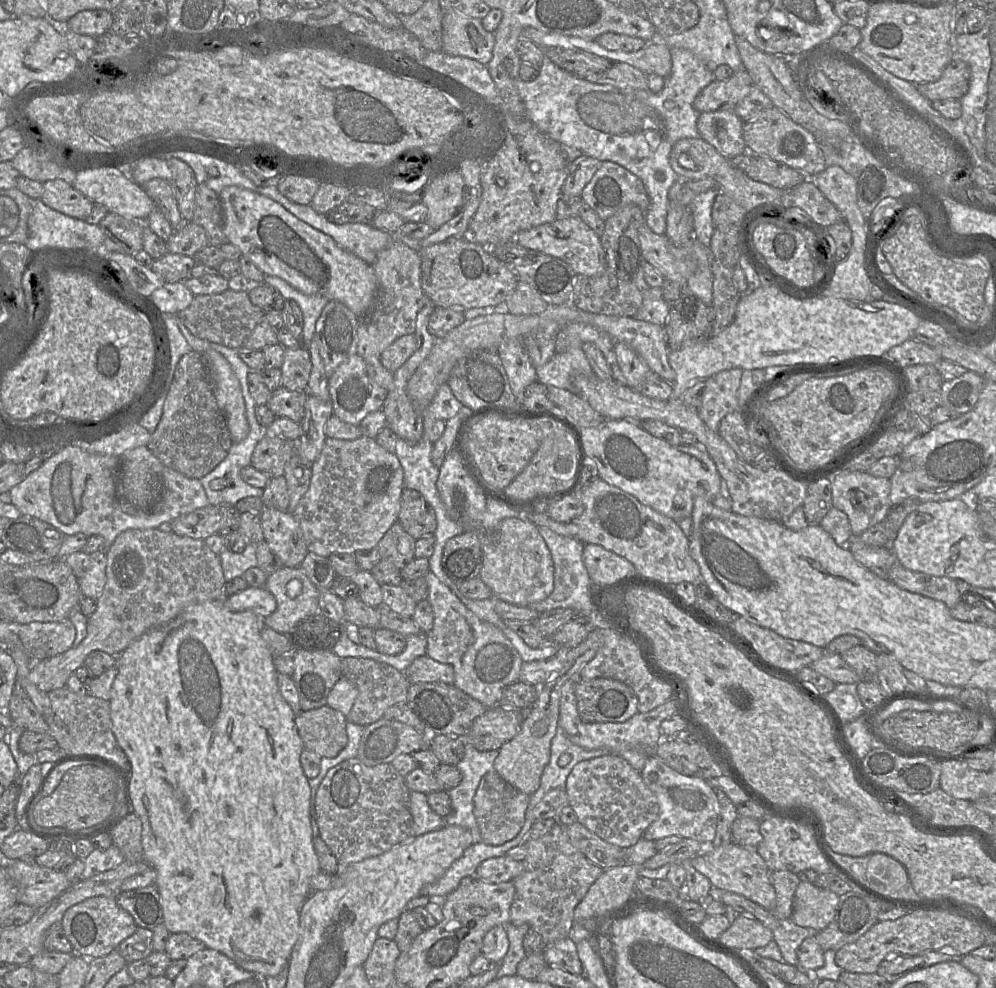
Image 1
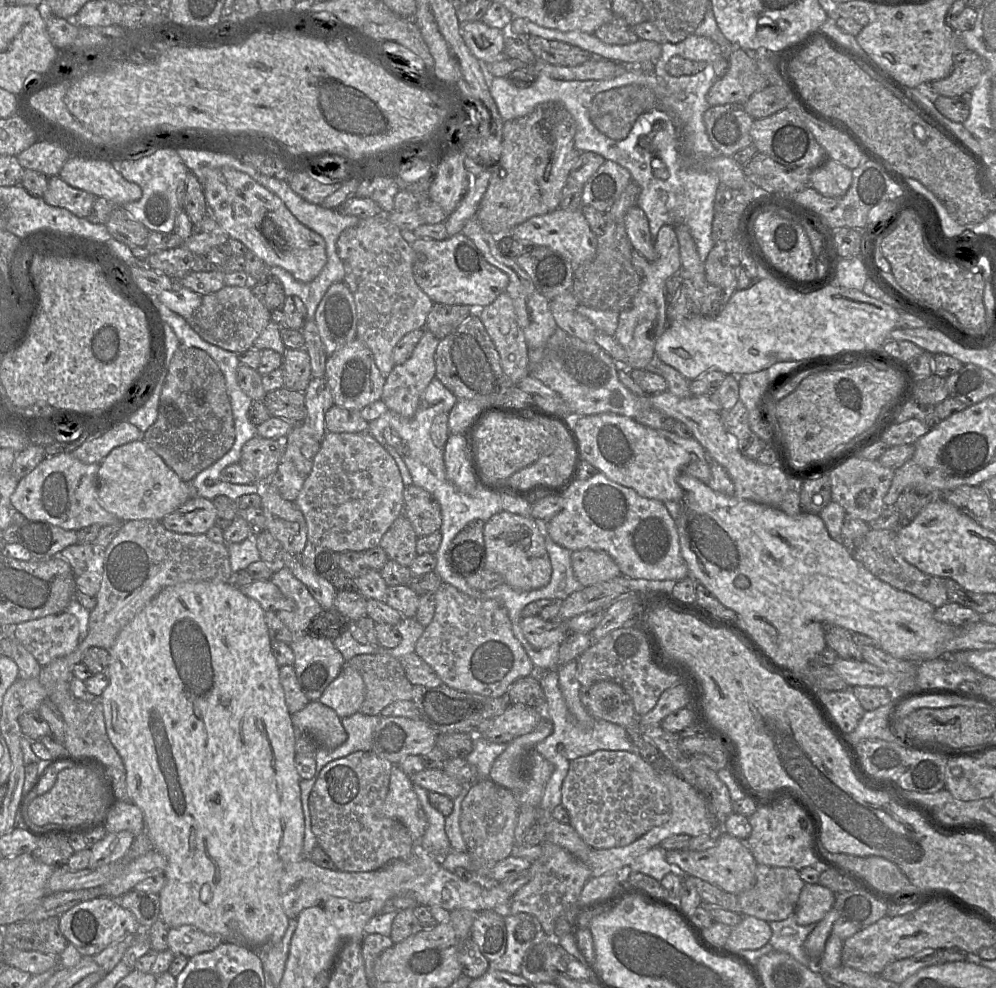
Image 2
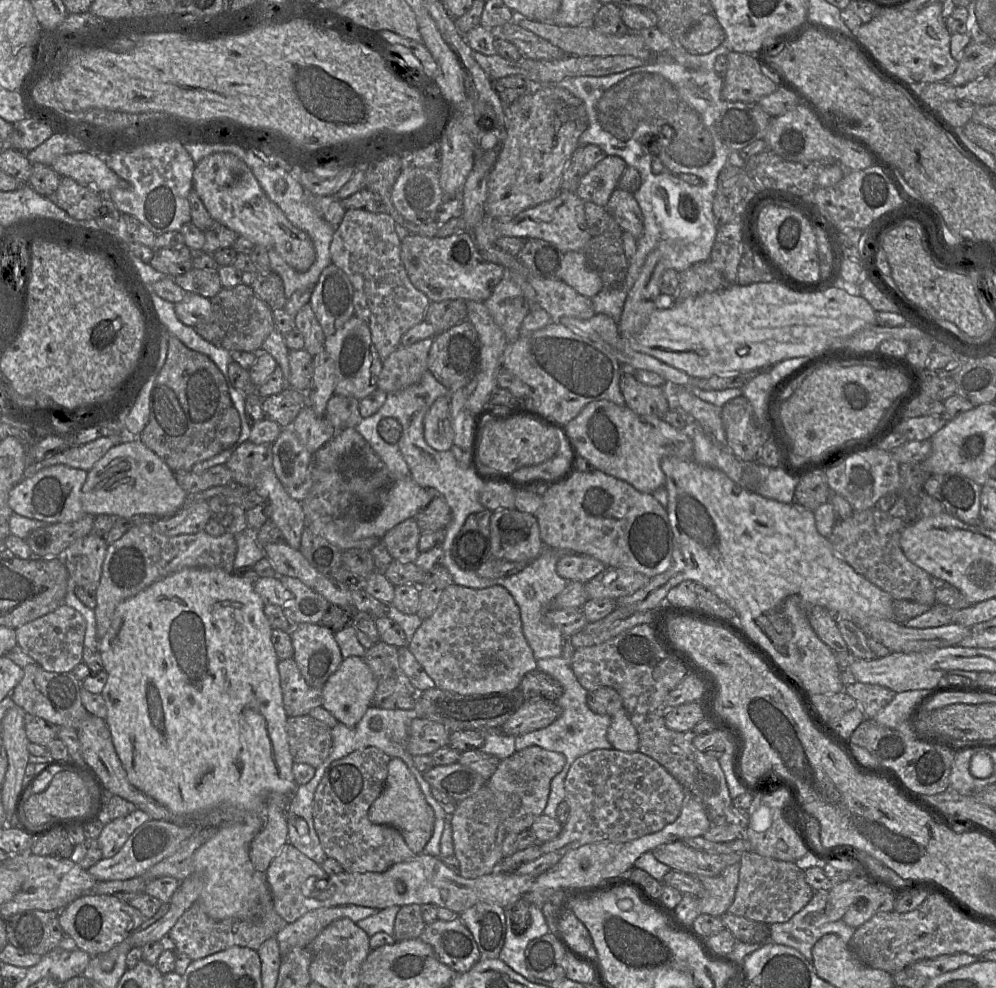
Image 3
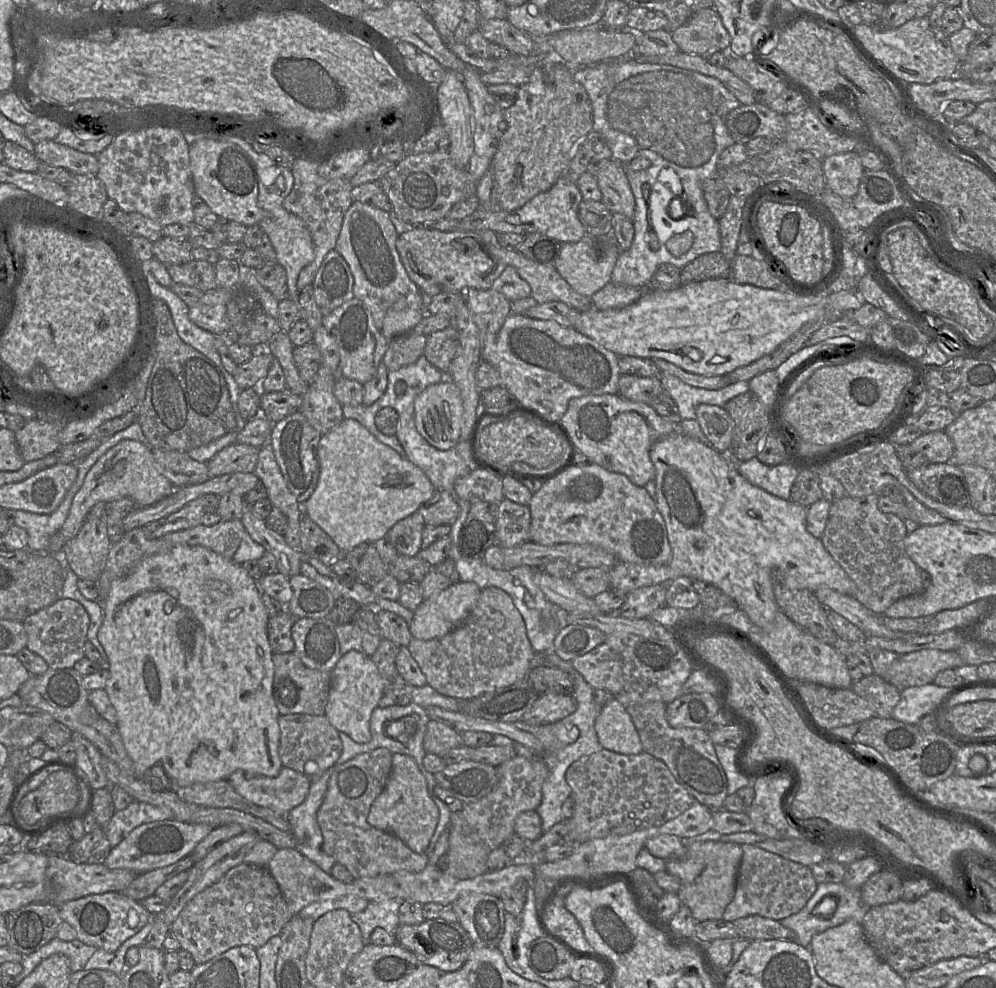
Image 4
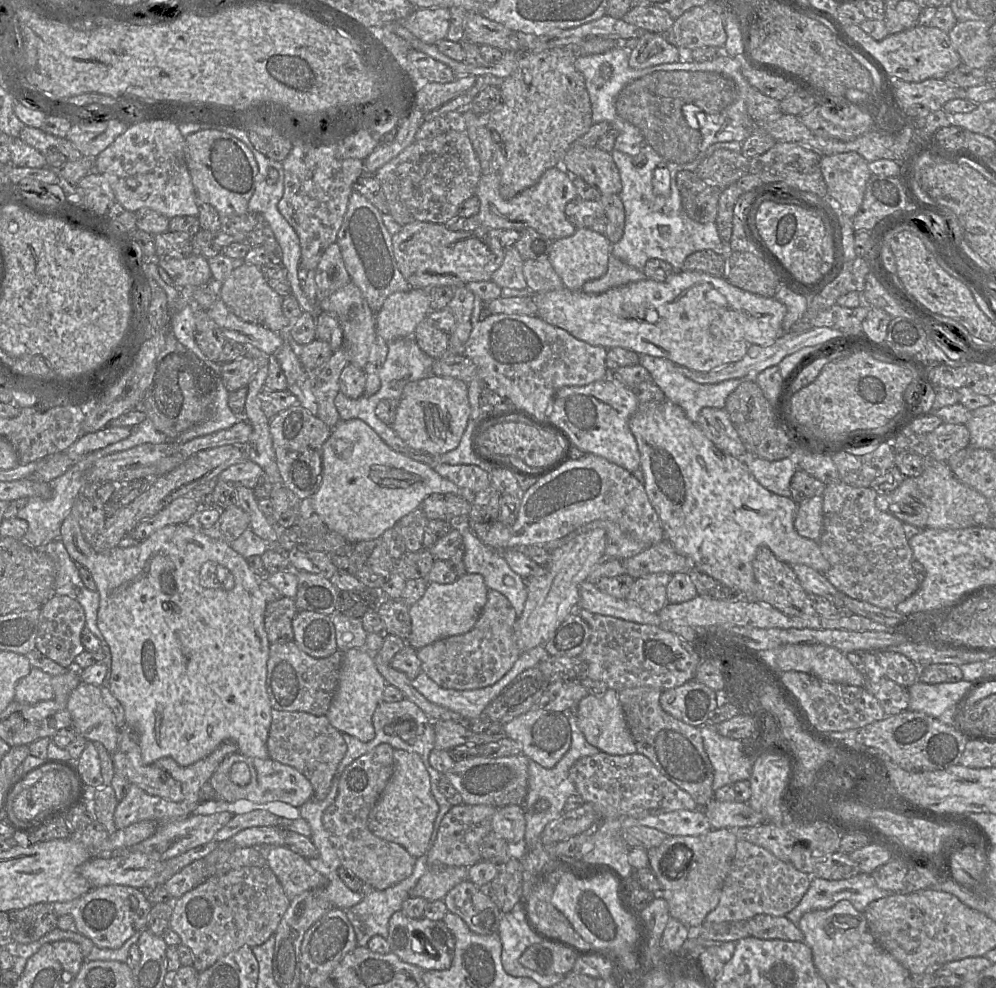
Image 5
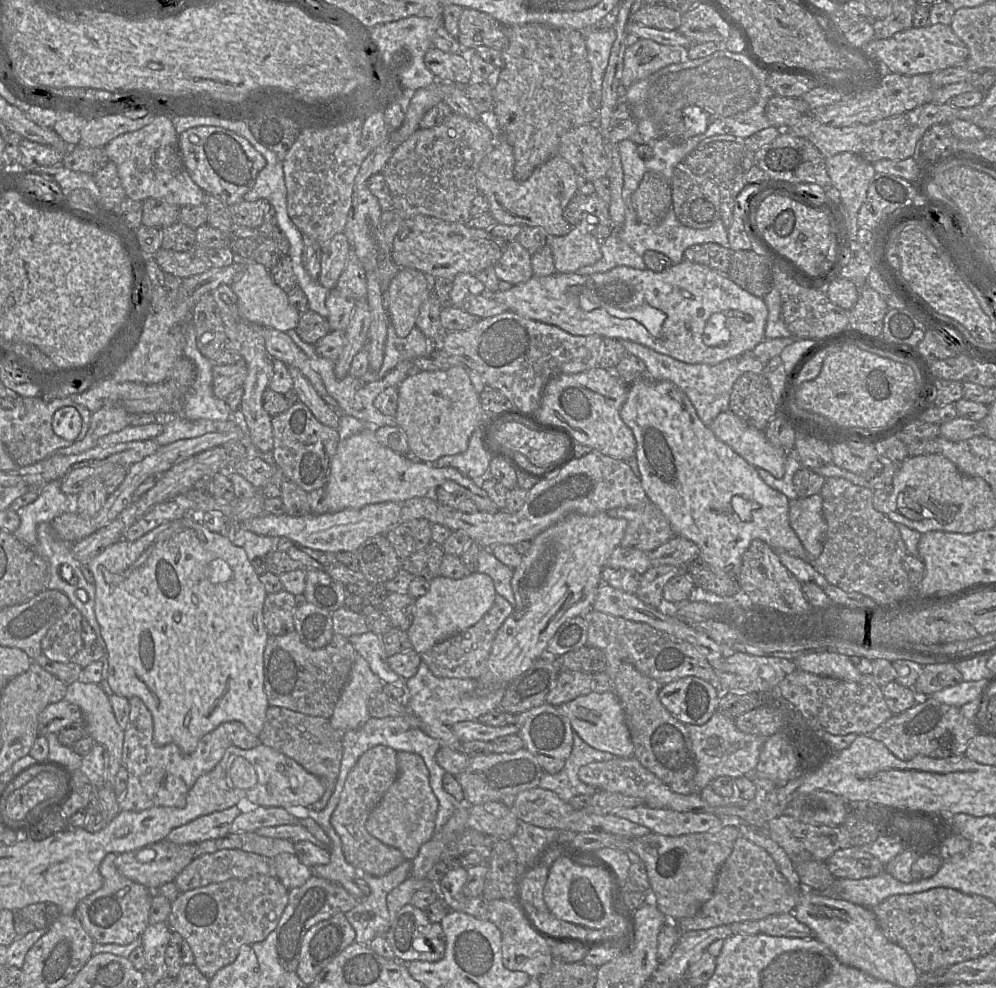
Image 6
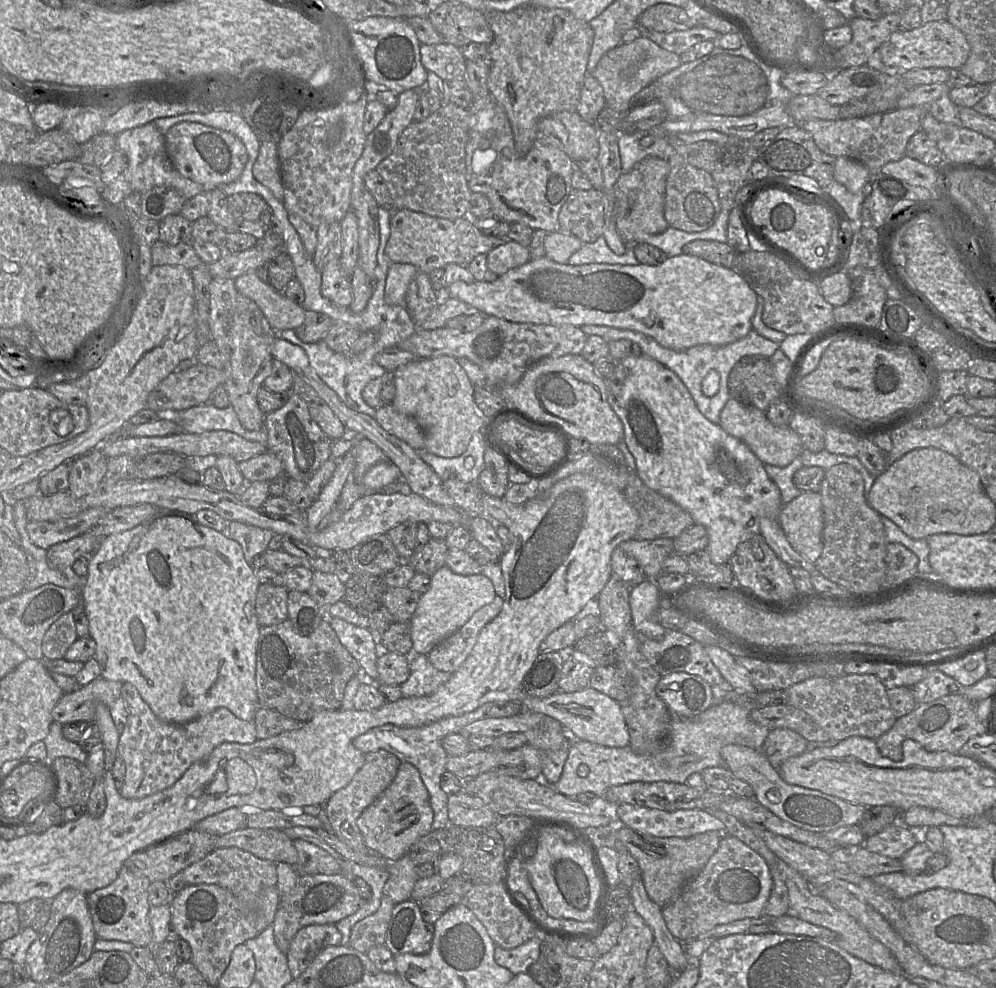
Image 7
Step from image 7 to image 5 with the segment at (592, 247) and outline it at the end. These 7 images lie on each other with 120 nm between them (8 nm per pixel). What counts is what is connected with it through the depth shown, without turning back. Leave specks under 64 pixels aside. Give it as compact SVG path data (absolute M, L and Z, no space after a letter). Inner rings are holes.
M611 252L605 275L584 284L582 291L587 294L601 294L612 288L648 279L642 270L624 263Z

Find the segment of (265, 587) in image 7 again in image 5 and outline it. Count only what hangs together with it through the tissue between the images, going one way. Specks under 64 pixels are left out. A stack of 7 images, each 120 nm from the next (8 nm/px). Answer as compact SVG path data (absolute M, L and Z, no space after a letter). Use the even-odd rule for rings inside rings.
M282 597L267 603L265 631L271 644L285 644L294 641L292 621L298 613L295 599Z

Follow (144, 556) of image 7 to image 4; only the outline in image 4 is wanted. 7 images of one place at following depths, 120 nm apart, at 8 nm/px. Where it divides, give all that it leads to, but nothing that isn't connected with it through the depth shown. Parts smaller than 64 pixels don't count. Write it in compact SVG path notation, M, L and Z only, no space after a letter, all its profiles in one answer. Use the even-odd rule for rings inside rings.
M122 440L92 466L73 499L60 532L69 540L75 538L91 508L100 501L109 502L130 497L135 502L135 508L148 507L170 496L175 489L172 482L161 472L161 466L155 460L152 448L148 444L136 440ZM179 545L167 553L142 560L128 575L115 579L105 603L105 613L98 632L109 663L109 678L104 690L117 712L117 728L131 758L136 777L142 777L154 765L161 765L171 782L180 787L196 783L227 780L236 770L253 776L276 777L283 765L279 756L279 710L273 698L274 652L268 640L269 613L257 588L257 581L248 572L216 552L203 546Z

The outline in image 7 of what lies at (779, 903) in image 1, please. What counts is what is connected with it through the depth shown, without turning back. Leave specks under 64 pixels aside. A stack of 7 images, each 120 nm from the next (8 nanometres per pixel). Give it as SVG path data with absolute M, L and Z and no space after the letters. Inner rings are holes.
M725 835L704 868L685 884L672 903L662 908L662 915L676 939L690 942L716 926L761 917L772 888L766 860L738 838Z

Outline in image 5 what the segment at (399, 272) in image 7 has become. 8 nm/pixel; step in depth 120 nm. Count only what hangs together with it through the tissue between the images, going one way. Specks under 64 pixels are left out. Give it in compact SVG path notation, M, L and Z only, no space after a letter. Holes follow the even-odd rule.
M412 288L389 295L376 313L376 332L385 341L413 336L417 325L431 312L429 291Z

